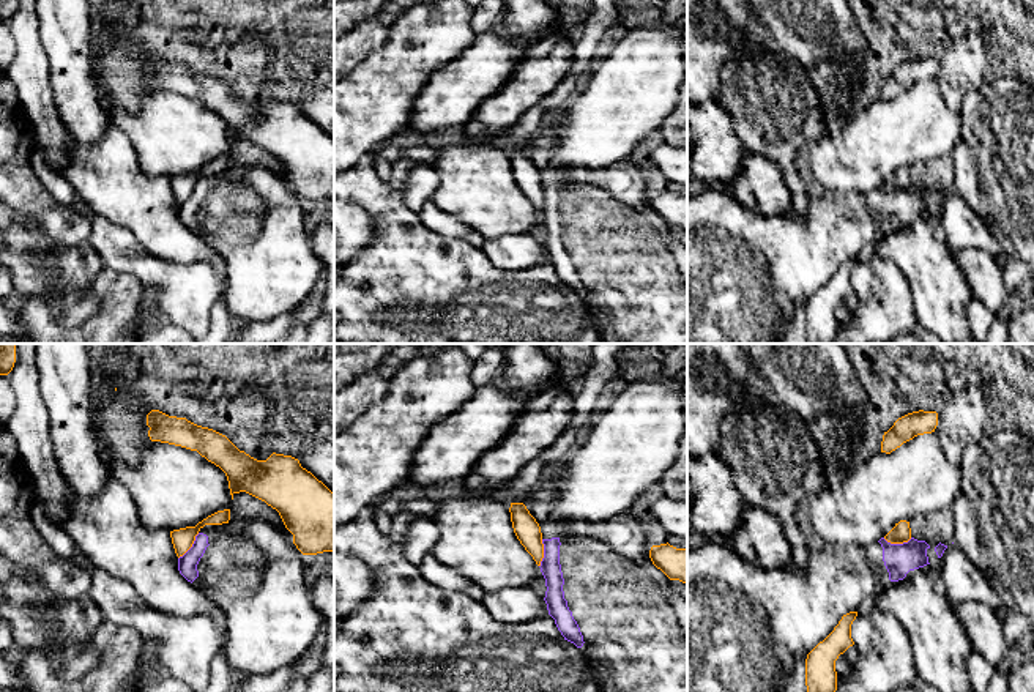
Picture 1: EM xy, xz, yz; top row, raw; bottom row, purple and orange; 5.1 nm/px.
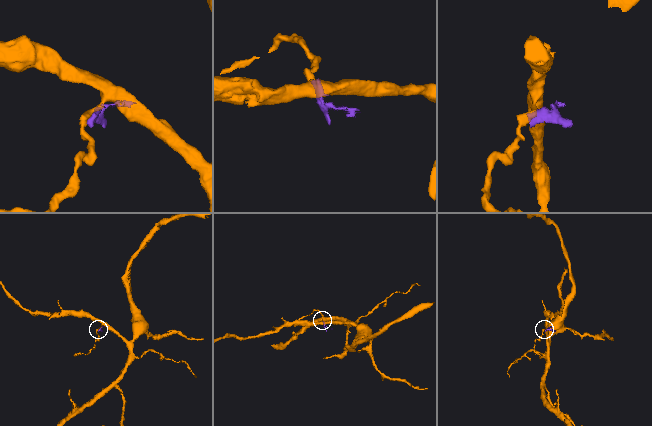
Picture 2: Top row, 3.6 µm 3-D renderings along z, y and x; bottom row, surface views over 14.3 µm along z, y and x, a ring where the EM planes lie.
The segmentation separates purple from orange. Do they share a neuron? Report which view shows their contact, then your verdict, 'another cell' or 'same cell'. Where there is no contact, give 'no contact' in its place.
contact in yz; another cell

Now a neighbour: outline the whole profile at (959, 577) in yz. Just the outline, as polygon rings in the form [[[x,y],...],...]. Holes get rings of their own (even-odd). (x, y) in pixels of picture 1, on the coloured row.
[[[950,544],[939,558],[939,586],[952,605],[980,602],[991,607],[1004,621],[1006,610],[988,579],[955,545]]]

